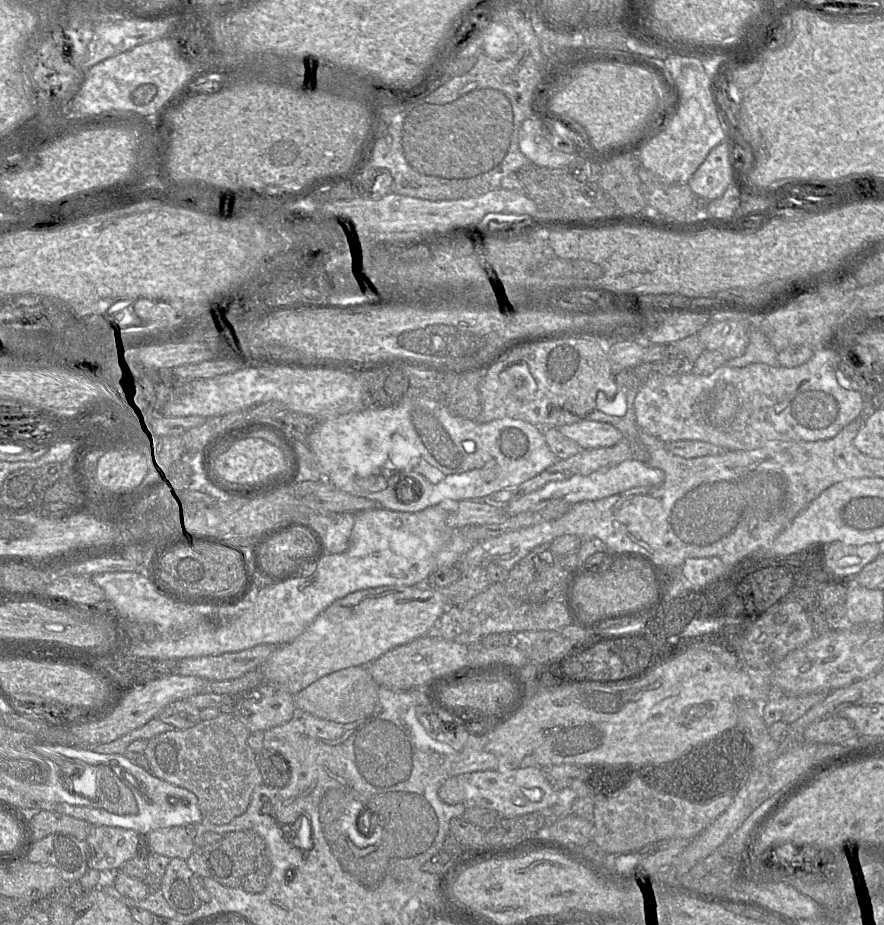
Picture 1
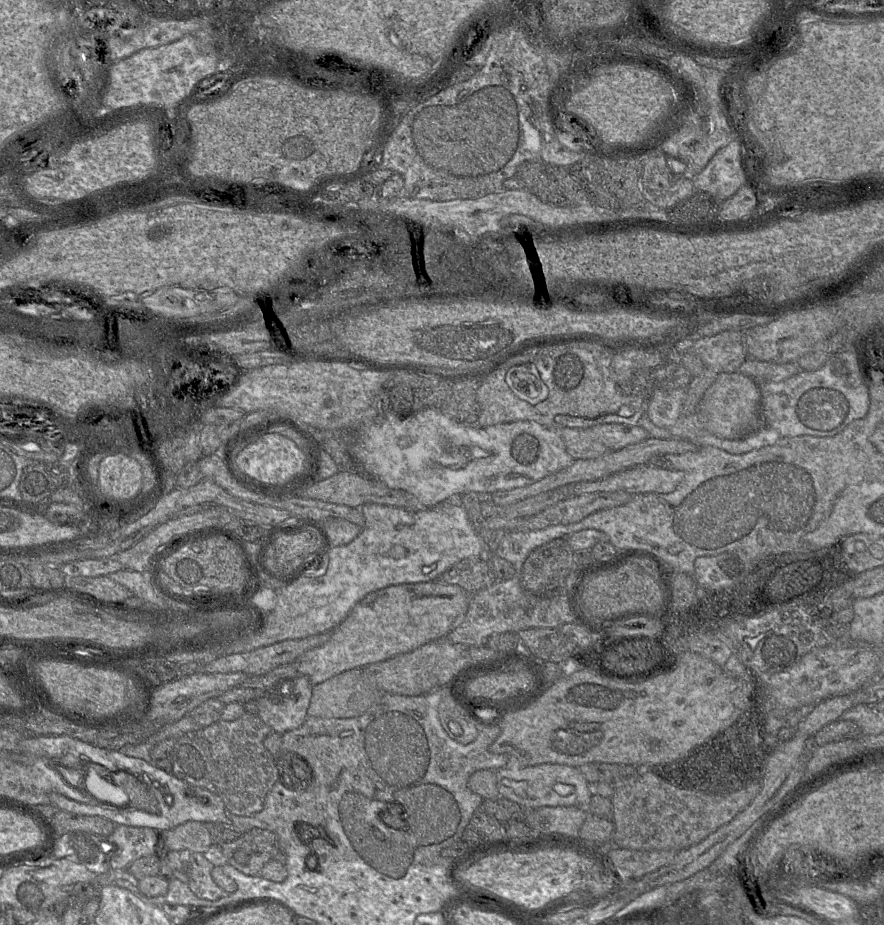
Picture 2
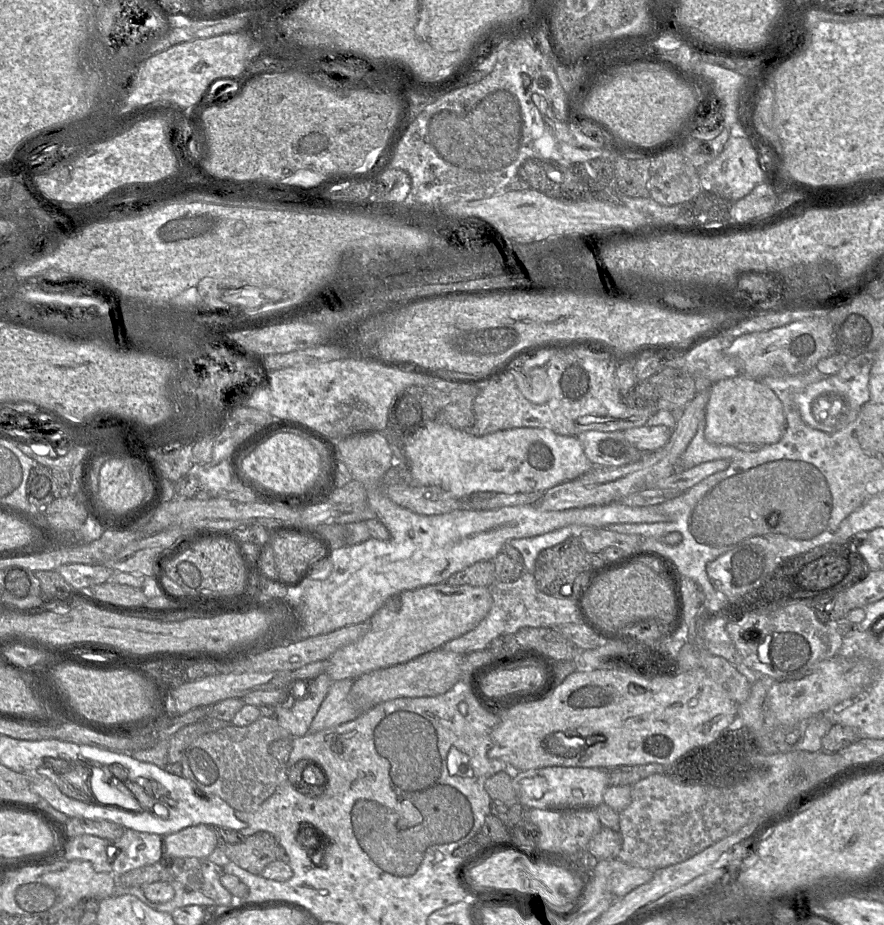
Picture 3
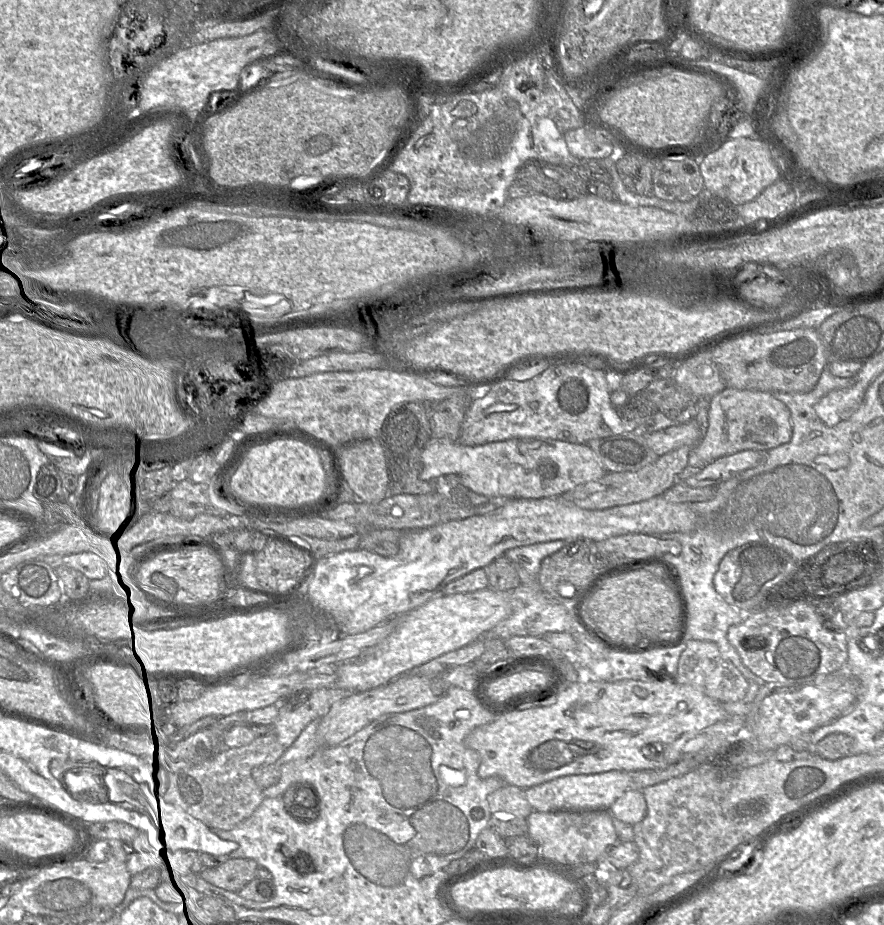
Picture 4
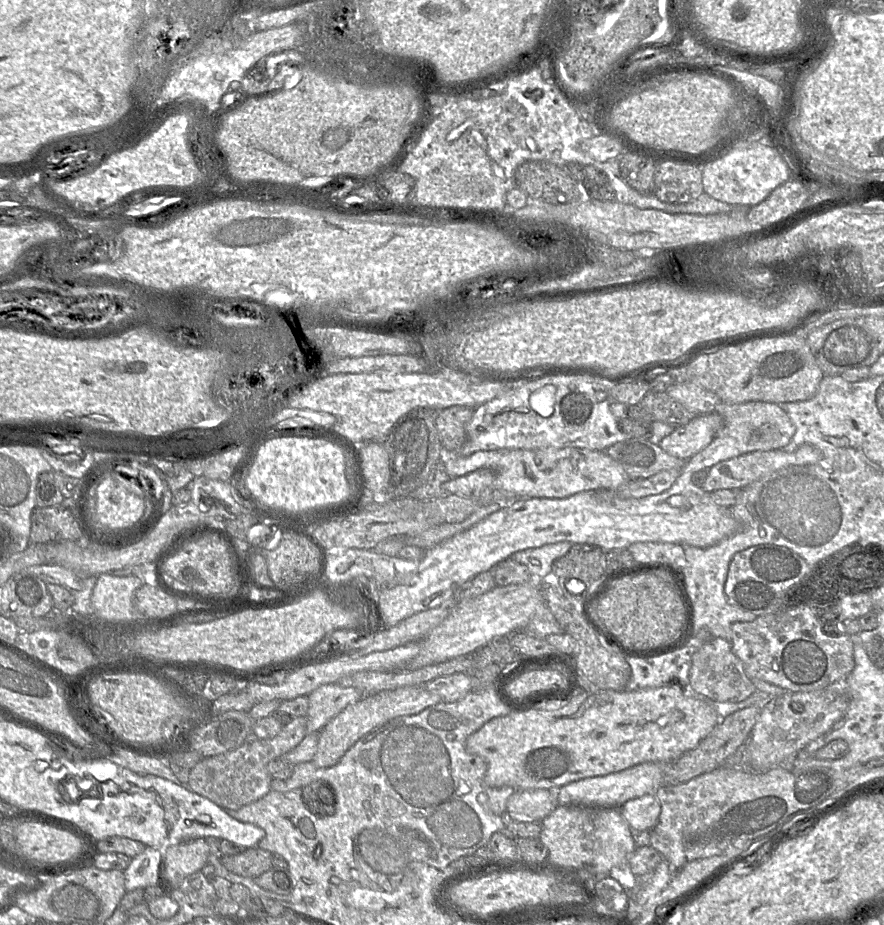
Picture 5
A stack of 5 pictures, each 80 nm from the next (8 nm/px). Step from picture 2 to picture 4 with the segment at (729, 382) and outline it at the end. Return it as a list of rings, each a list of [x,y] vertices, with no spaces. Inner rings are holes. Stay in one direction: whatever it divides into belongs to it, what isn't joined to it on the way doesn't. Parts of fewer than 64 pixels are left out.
[[[726,387],[709,401],[708,426],[704,437],[690,449],[687,466],[680,472],[677,482],[697,474],[712,461],[745,450],[767,452],[790,441],[792,424],[787,406],[773,392]]]

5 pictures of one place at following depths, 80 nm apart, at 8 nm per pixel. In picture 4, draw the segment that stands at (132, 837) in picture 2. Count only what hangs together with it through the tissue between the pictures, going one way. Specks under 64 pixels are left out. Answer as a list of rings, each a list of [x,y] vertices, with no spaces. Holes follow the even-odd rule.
[[[138,833],[126,846],[127,860],[124,868],[130,876],[151,867],[164,867],[158,841],[149,840],[146,835]]]

